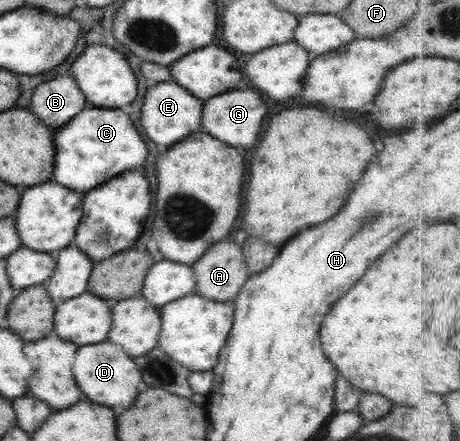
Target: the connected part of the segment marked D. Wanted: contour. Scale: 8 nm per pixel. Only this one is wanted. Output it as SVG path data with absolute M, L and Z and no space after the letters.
M107 340L97 344L78 346L76 348L72 368L75 386L82 396L85 396L91 402L95 402L95 404L101 404L101 406L107 406L107 408L115 408L117 406L117 410L119 408L129 408L131 402L137 396L137 388L142 388L142 386L137 386L142 380L141 376L139 376L139 371L138 367L135 366L134 359L127 356L123 348Z

